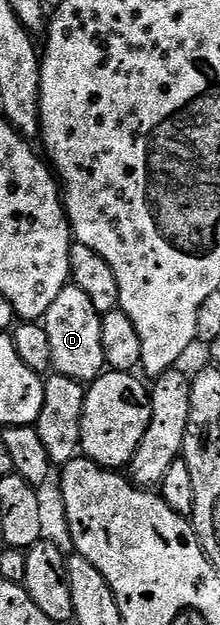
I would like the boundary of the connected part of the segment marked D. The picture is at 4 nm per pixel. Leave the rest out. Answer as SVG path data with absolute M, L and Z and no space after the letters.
M69 283L62 291L58 291L58 299L50 303L42 319L46 340L50 343L52 369L55 372L81 383L91 383L105 372L101 316L94 303L90 303L86 293L78 286Z

